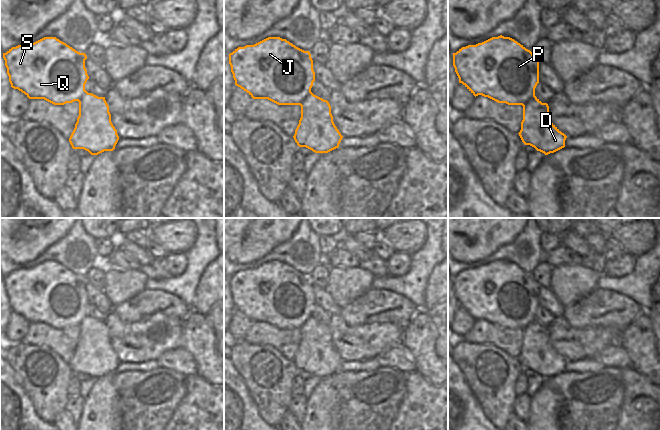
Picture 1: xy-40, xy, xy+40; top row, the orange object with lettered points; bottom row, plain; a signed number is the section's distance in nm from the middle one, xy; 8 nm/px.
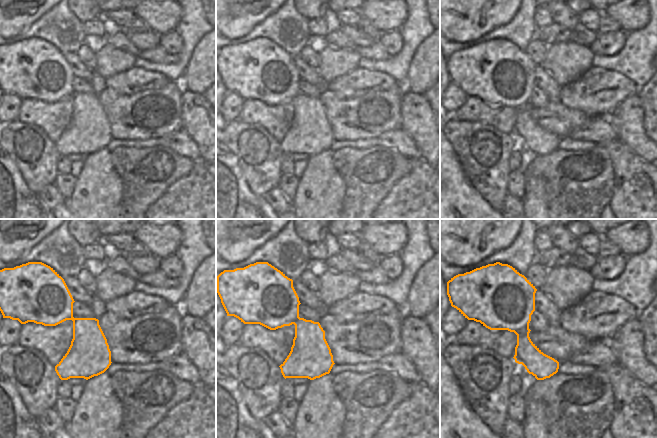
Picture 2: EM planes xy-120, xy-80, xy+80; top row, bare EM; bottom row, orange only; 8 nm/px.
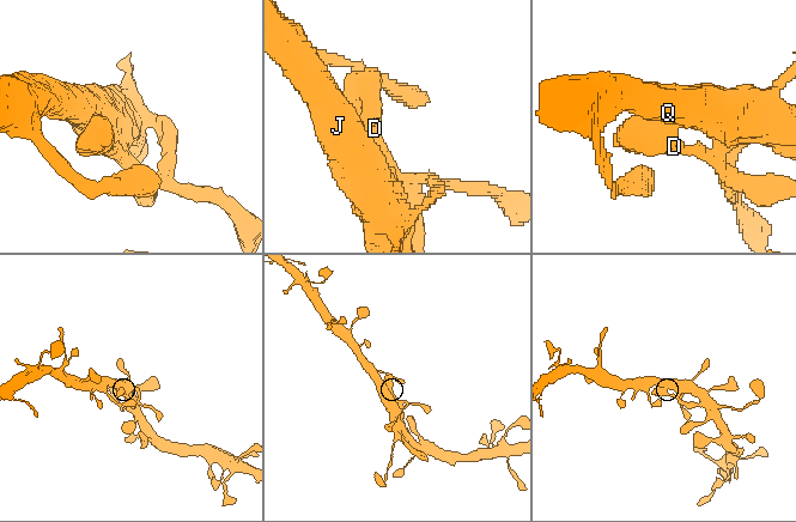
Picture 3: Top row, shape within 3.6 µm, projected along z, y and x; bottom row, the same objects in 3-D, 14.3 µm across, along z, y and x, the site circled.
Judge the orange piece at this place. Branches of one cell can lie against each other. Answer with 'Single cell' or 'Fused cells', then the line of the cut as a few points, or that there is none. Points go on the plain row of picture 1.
Single cell. No split.

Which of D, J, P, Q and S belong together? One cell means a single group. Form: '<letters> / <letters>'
D J P Q S

